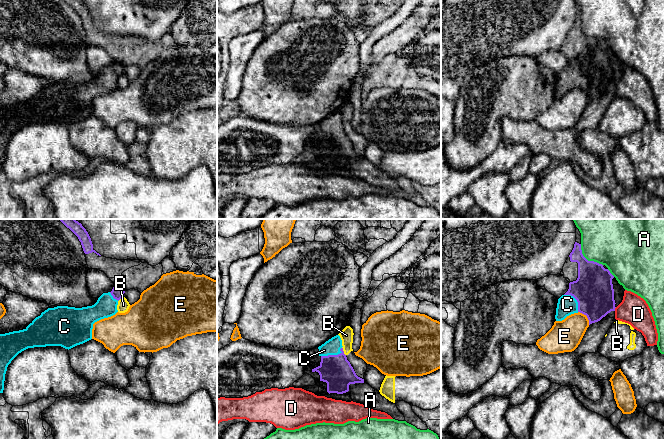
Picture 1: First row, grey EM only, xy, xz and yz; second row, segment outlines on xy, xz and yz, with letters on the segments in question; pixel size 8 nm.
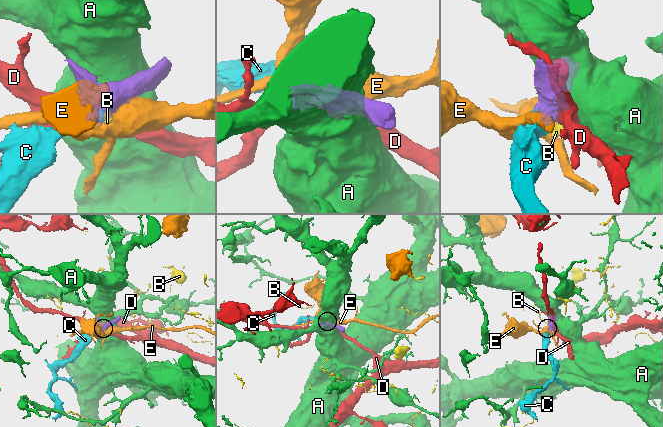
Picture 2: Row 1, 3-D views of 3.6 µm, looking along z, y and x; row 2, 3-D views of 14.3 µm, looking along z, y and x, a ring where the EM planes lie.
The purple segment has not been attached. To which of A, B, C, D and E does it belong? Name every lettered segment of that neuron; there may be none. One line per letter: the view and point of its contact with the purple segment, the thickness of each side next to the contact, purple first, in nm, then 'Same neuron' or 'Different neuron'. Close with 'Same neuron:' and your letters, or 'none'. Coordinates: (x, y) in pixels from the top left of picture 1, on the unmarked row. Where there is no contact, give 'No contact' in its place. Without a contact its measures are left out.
A: Touches purple at yz (586, 35). Thickness 320 nm (purple) against 360 nm. Different neuron
B: Touches purple at xz (343, 127). Thickness 240 nm (purple) against 110 nm. Different neuron
C: Touches purple at xz (333, 131). Thickness 240 nm (purple) against 130 nm. Same neuron
D: Touches purple at yz (614, 85). Thickness 320 nm (purple) against 240 nm. Different neuron
E: Touches purple at yz (586, 91). Thickness 320 nm (purple) against 260 nm. Different neuron
Same neuron: C

